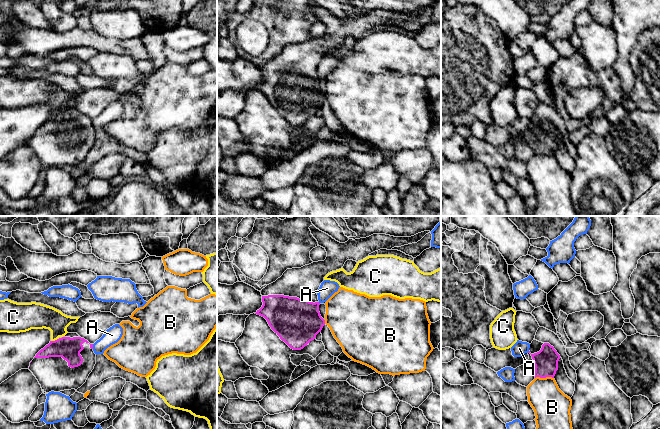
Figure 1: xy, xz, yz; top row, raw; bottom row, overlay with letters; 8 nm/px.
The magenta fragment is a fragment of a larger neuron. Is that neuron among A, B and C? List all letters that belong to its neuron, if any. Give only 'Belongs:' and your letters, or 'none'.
Belongs: none

